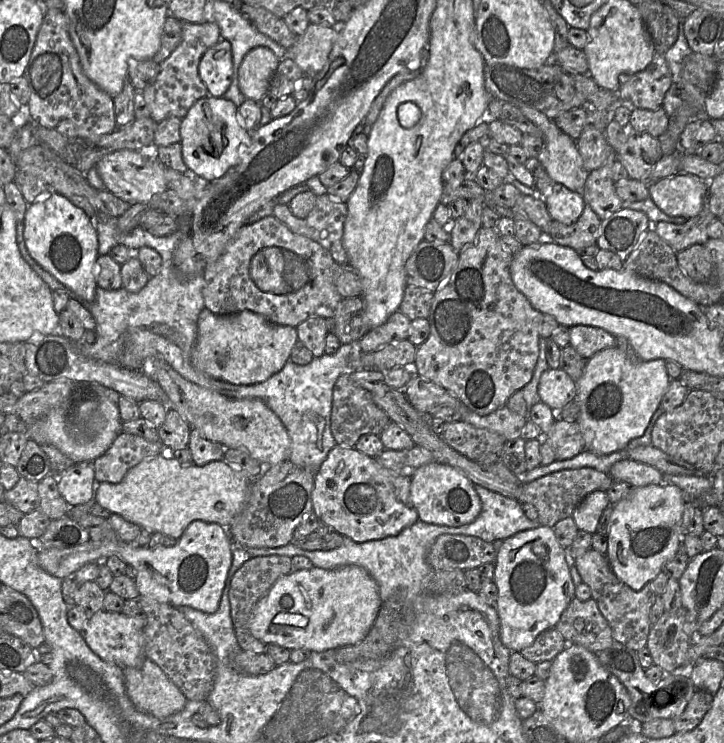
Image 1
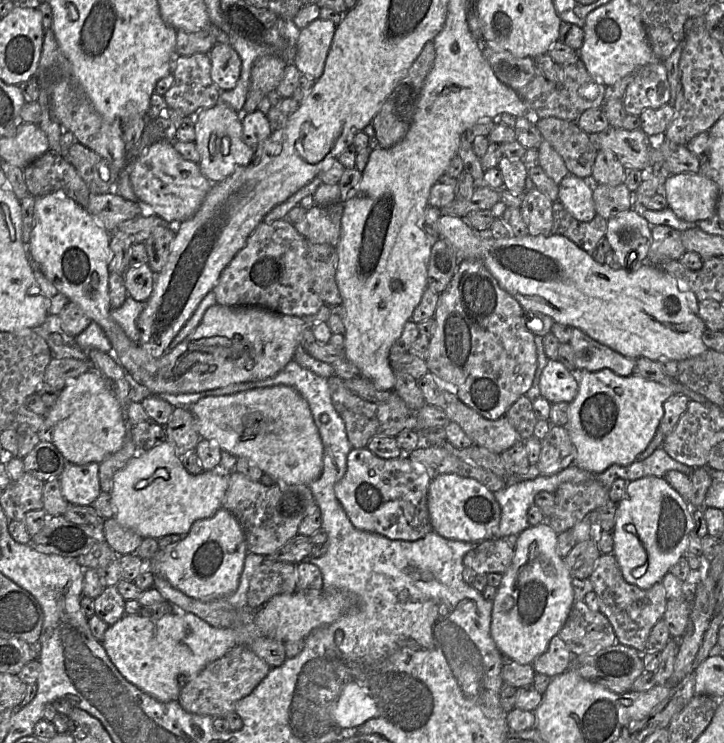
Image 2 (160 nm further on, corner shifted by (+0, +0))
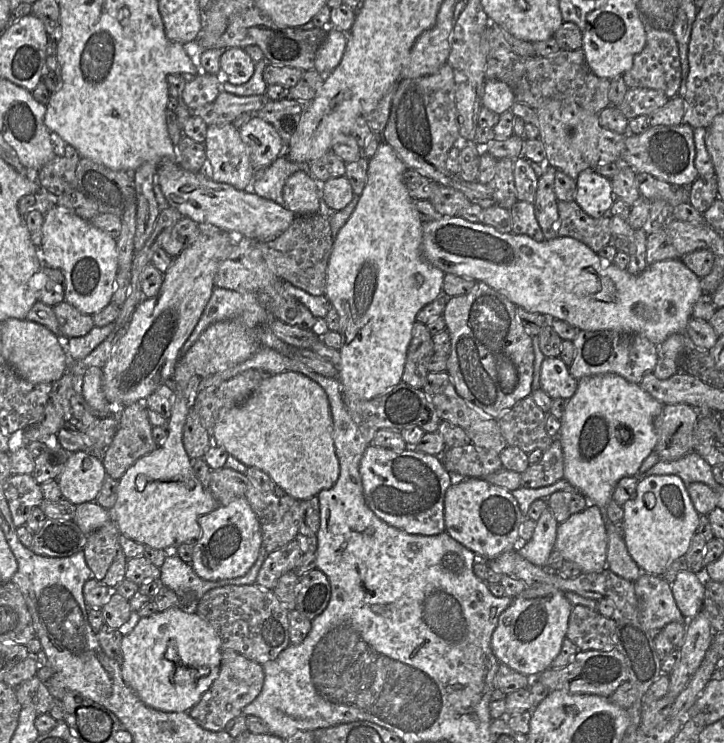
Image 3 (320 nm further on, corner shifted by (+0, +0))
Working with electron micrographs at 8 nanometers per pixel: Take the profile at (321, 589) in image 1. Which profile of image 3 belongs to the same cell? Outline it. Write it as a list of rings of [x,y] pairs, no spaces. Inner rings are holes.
[[[186,606],[168,608],[165,611],[157,612],[149,617],[142,617],[135,628],[127,635],[124,635],[121,642],[122,662],[120,664],[121,674],[124,682],[128,685],[147,706],[162,712],[186,712],[196,705],[202,695],[210,688],[218,677],[221,665],[221,643],[218,635],[211,625],[203,620],[196,612],[187,611]]]

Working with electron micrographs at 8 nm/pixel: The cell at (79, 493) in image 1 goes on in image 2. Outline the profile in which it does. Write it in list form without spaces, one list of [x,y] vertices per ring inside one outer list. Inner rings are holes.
[[[96,462],[84,465],[66,463],[58,478],[68,504],[91,505],[101,493],[99,464]]]

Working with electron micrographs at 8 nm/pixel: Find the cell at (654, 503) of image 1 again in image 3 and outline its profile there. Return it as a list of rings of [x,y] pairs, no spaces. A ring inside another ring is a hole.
[[[651,475],[641,478],[636,487],[636,495],[623,506],[623,539],[632,559],[642,572],[660,576],[670,563],[686,554],[691,539],[699,525],[700,514],[695,509],[687,491],[687,485],[676,475]]]

